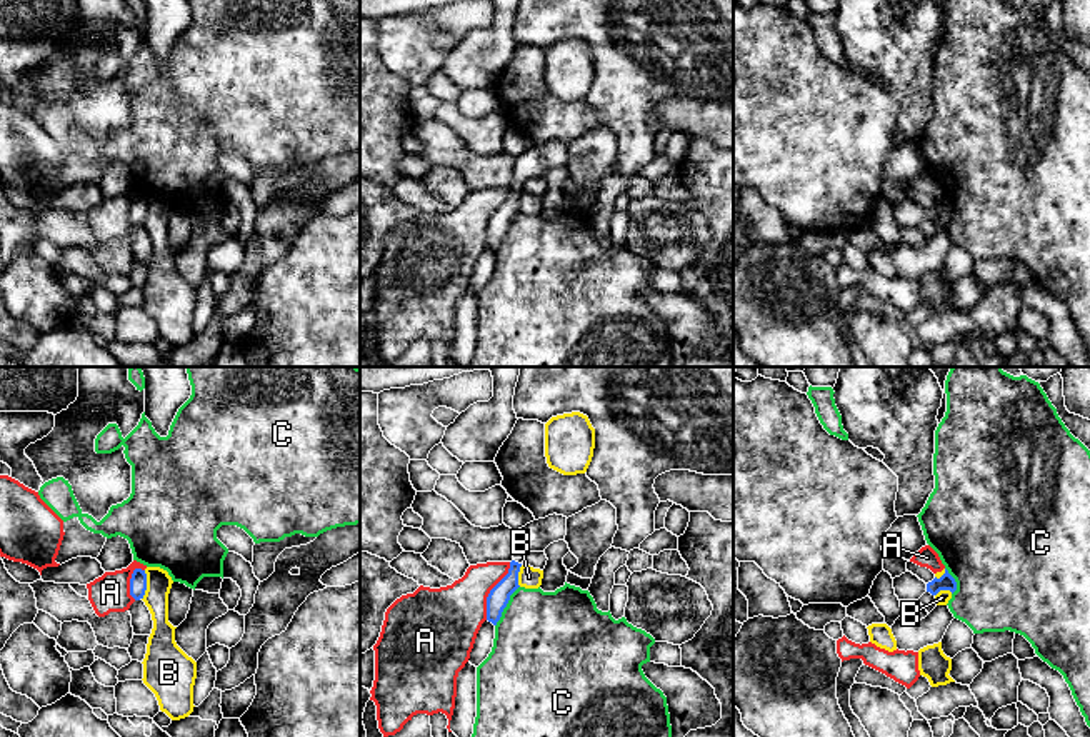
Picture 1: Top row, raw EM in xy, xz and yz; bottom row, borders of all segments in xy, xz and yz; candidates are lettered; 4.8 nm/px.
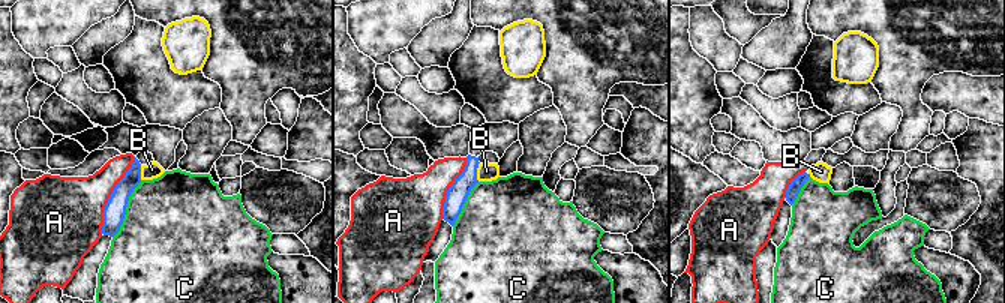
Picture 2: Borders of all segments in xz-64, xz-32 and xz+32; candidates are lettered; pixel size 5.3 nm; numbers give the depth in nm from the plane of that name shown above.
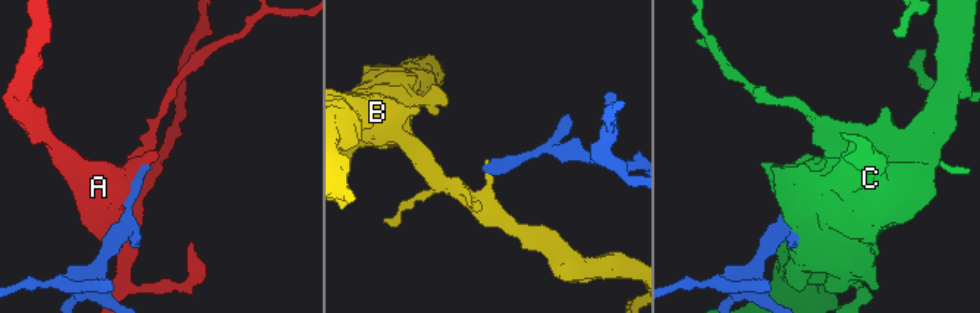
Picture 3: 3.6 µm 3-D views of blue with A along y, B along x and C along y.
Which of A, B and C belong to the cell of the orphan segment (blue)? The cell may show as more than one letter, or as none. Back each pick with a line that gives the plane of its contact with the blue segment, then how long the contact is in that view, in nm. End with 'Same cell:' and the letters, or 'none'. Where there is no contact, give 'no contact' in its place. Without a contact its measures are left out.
Same cell: none

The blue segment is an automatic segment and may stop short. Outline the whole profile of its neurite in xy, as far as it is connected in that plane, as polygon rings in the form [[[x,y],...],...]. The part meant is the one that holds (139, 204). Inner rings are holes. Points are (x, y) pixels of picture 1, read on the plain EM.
[[[135,195],[130,205],[130,222],[135,227],[143,225],[147,217],[147,200],[142,195]]]

